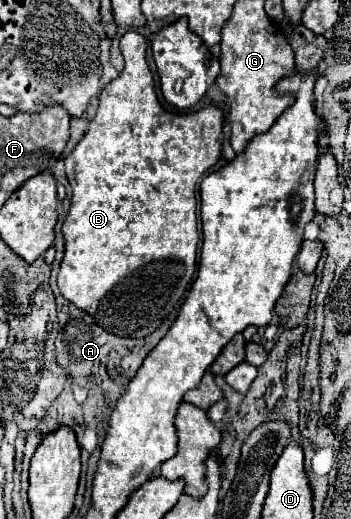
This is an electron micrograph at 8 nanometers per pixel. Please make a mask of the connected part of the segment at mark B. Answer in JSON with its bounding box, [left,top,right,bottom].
[58,30,224,338]

